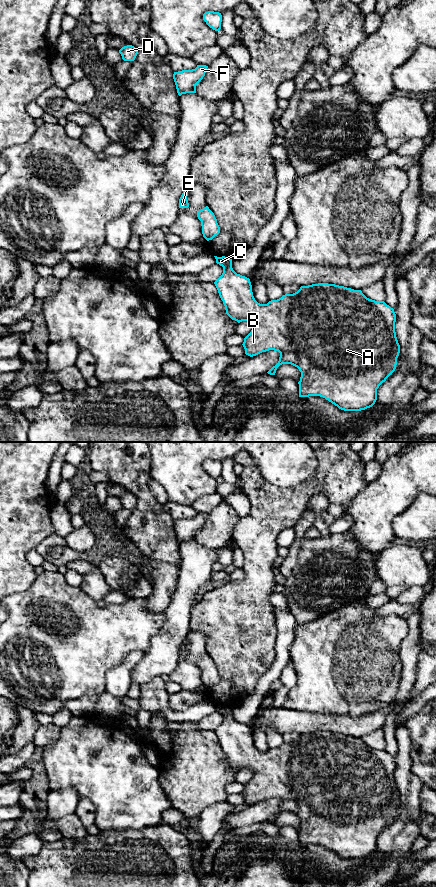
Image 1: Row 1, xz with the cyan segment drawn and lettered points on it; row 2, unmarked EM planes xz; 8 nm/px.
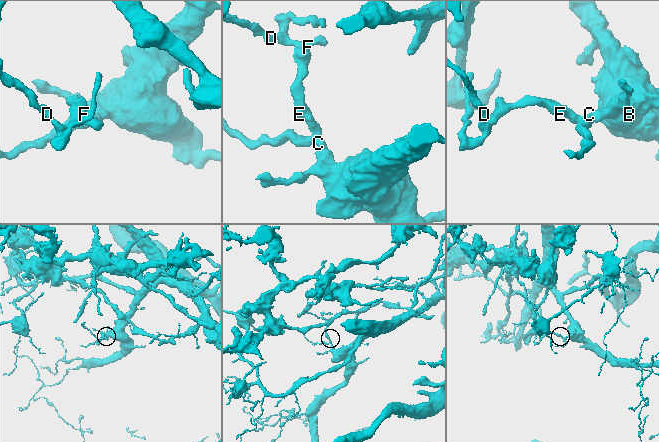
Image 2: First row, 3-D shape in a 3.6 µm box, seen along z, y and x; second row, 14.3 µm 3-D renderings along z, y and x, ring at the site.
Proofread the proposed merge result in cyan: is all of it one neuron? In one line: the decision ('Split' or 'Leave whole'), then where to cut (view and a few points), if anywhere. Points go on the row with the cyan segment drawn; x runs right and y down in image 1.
Leave whole. No split

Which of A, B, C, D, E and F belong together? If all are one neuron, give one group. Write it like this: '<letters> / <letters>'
A B C D E F

